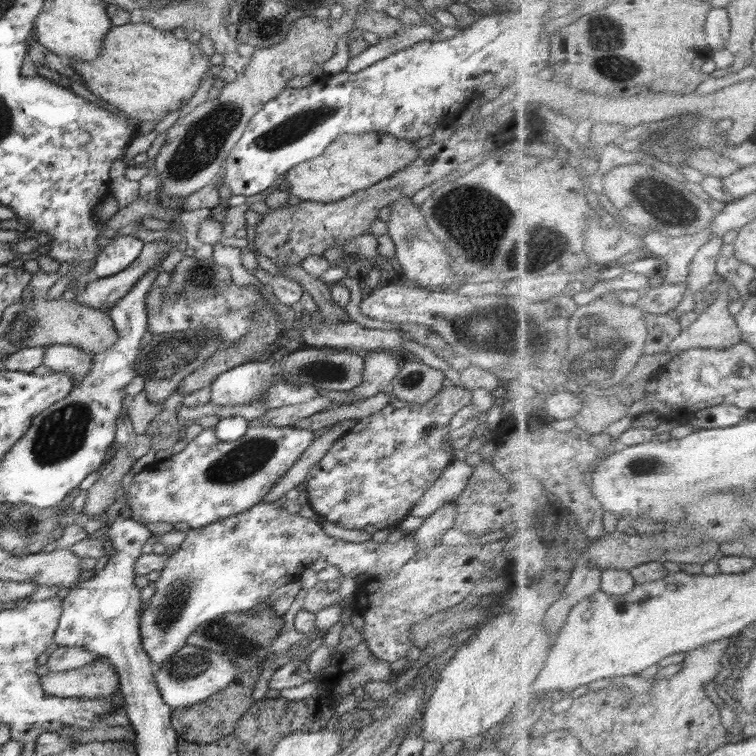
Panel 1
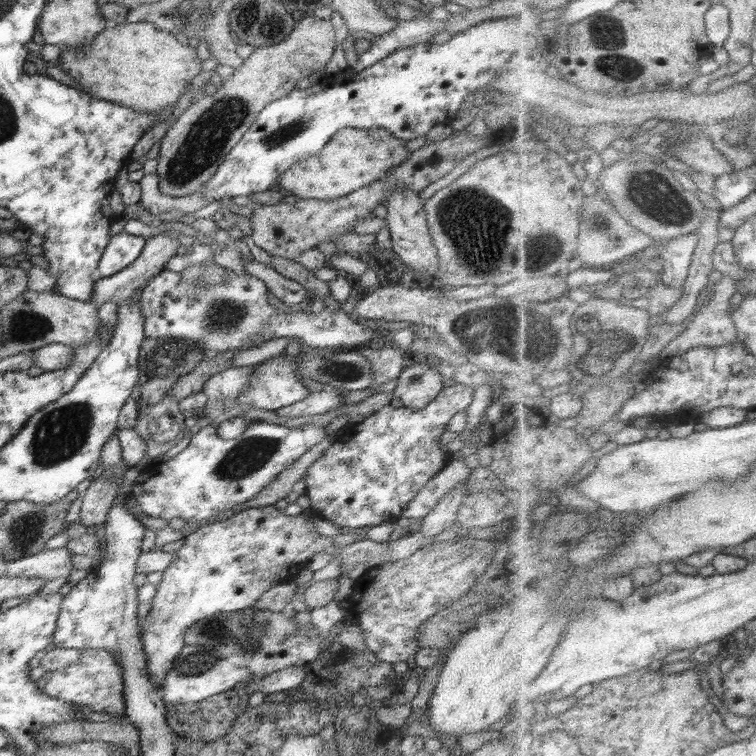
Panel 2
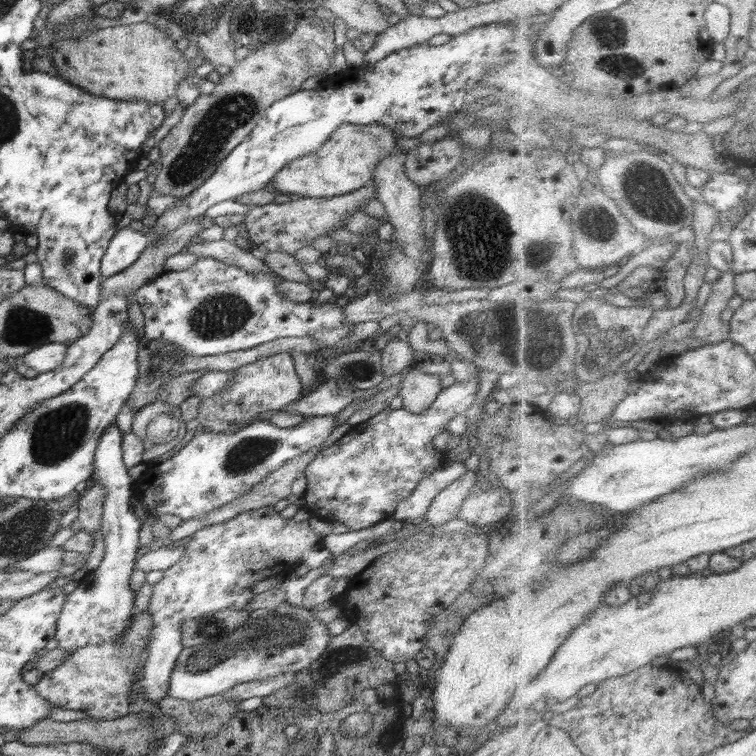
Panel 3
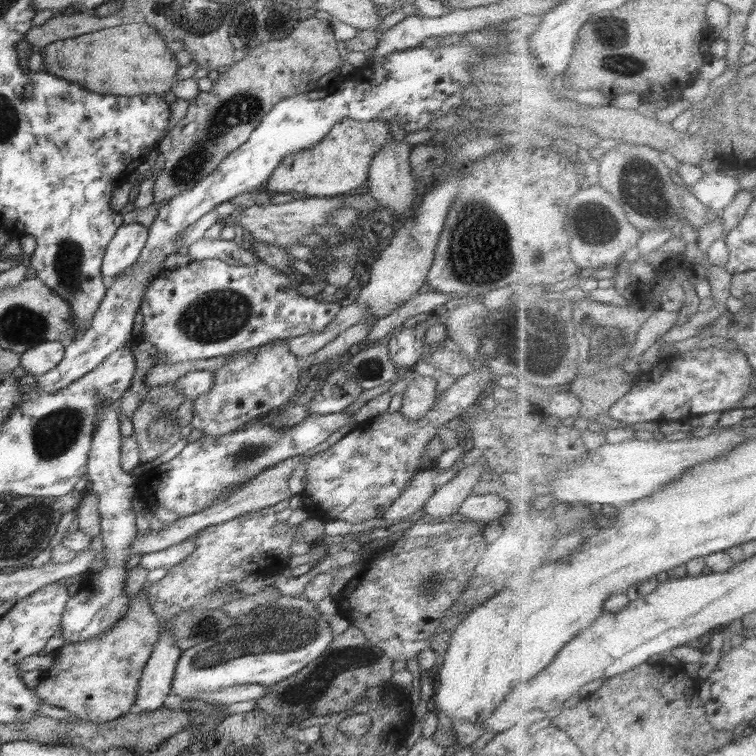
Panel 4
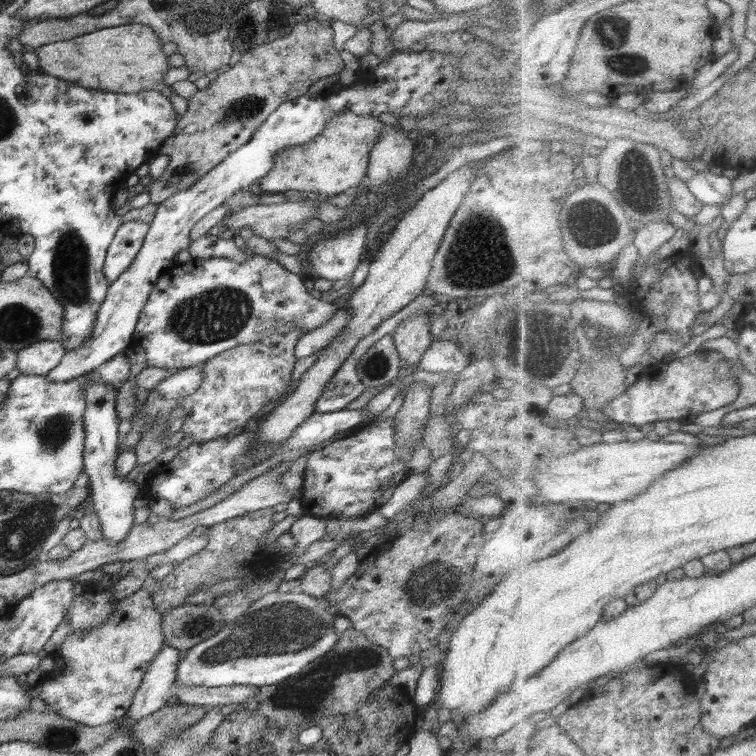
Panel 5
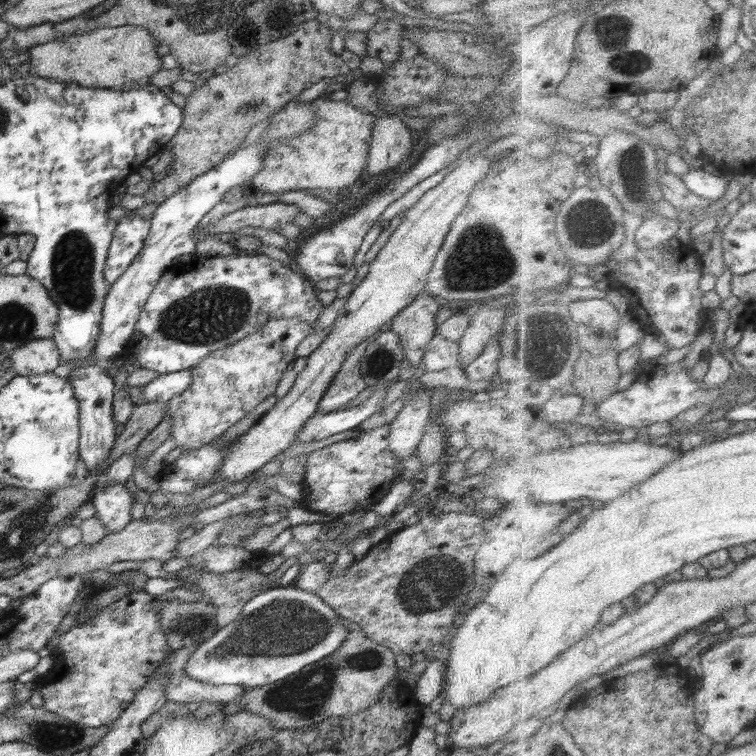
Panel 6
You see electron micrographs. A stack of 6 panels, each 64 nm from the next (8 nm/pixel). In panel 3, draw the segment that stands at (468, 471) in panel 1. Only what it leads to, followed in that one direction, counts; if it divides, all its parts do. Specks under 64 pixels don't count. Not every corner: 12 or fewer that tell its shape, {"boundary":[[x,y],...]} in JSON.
{"boundary":[[440,465],[420,480],[391,519],[424,517],[432,500],[468,469]]}

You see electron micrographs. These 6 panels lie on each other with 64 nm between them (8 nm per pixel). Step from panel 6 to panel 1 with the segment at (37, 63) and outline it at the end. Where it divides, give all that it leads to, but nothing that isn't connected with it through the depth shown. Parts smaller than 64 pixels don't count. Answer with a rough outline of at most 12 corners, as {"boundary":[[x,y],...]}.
{"boundary":[[152,23],[113,25],[71,62],[140,122],[196,93],[210,57]]}

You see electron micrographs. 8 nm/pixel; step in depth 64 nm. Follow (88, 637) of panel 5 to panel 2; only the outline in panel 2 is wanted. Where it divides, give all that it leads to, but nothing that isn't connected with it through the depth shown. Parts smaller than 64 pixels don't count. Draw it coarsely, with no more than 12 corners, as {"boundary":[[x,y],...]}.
{"boundary":[[106,649],[36,682],[50,698],[124,717],[122,665]]}

